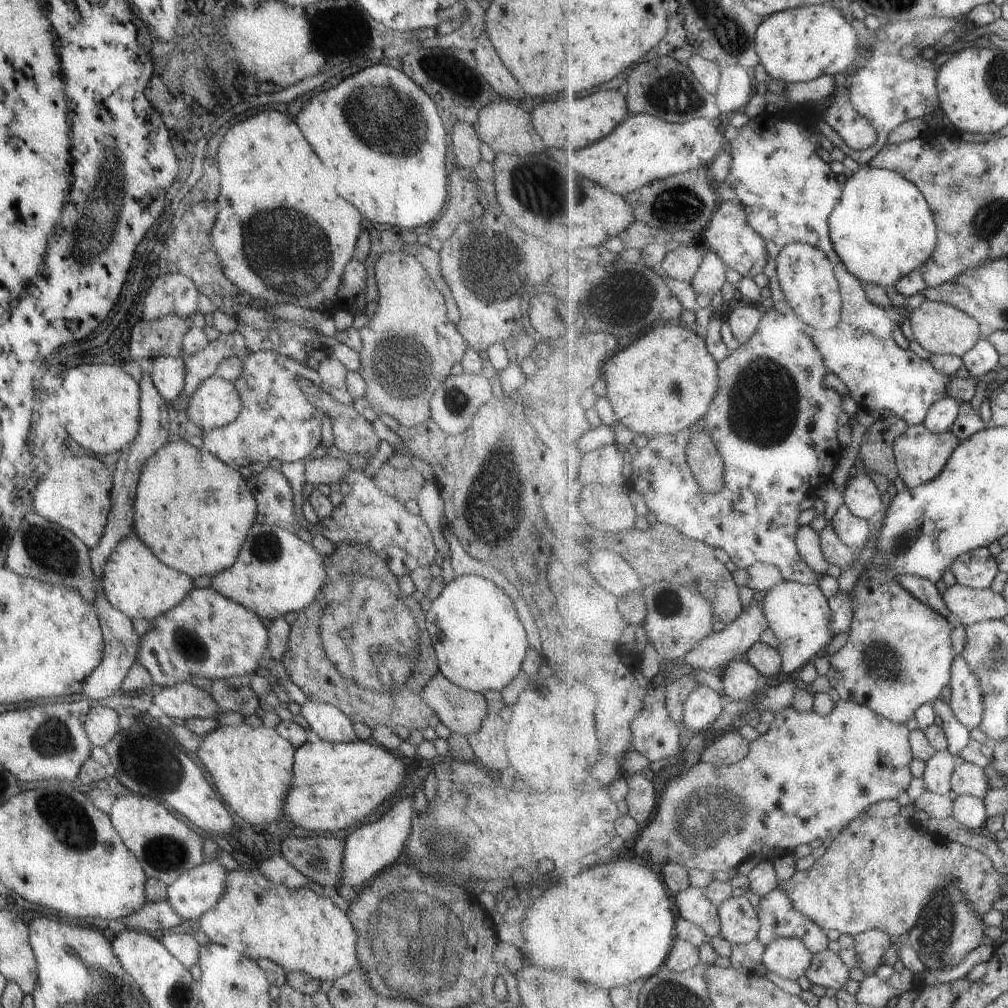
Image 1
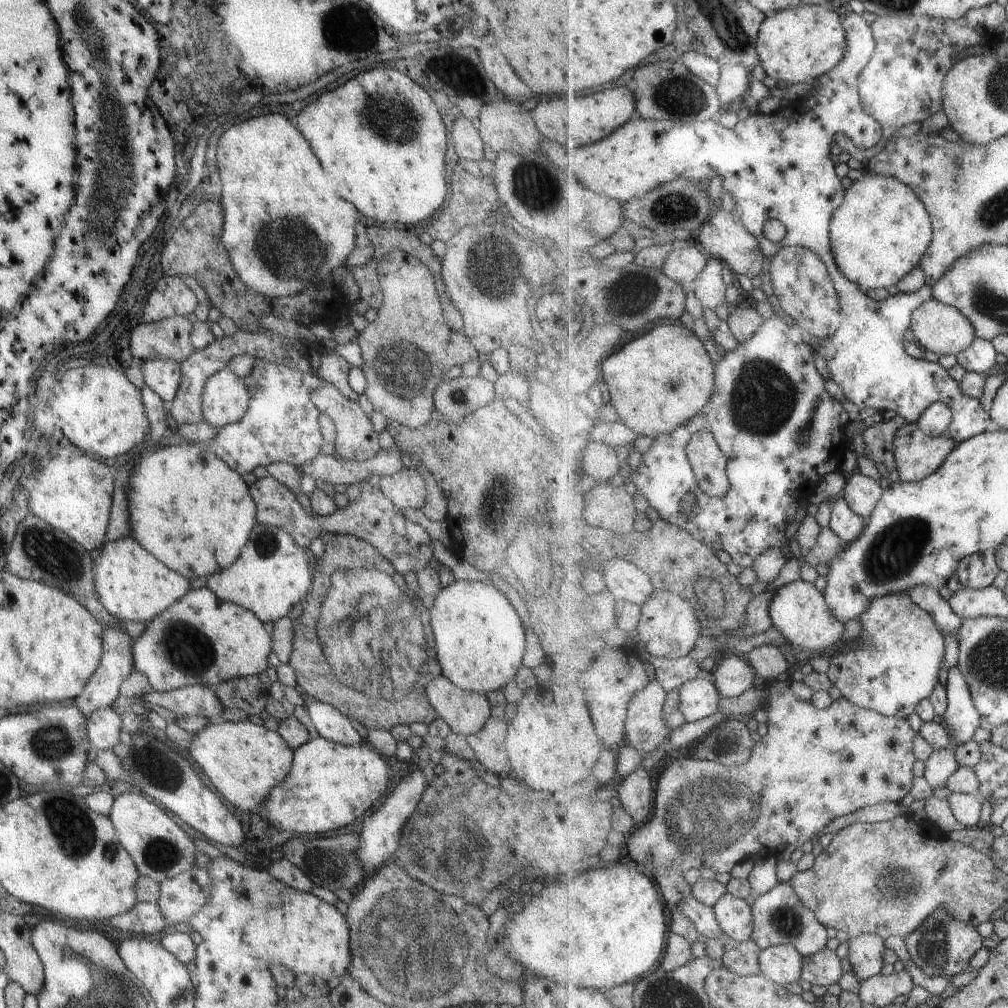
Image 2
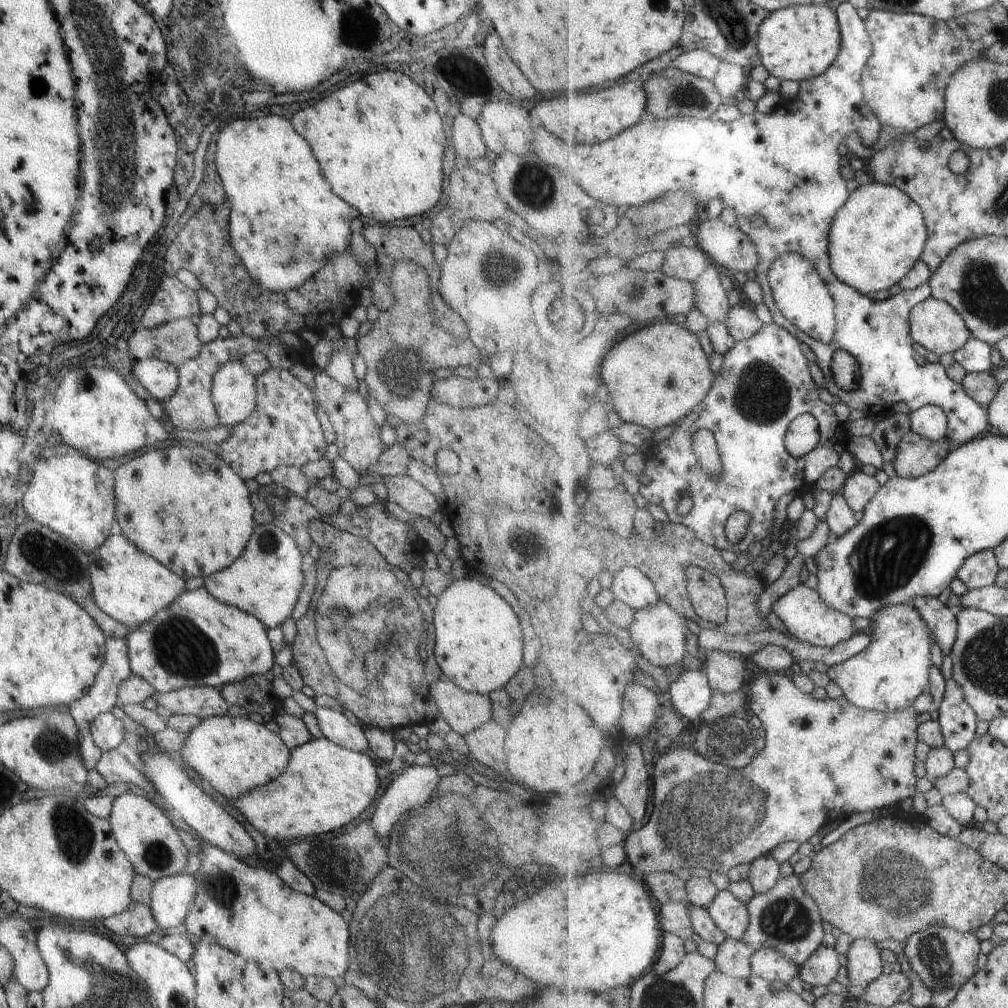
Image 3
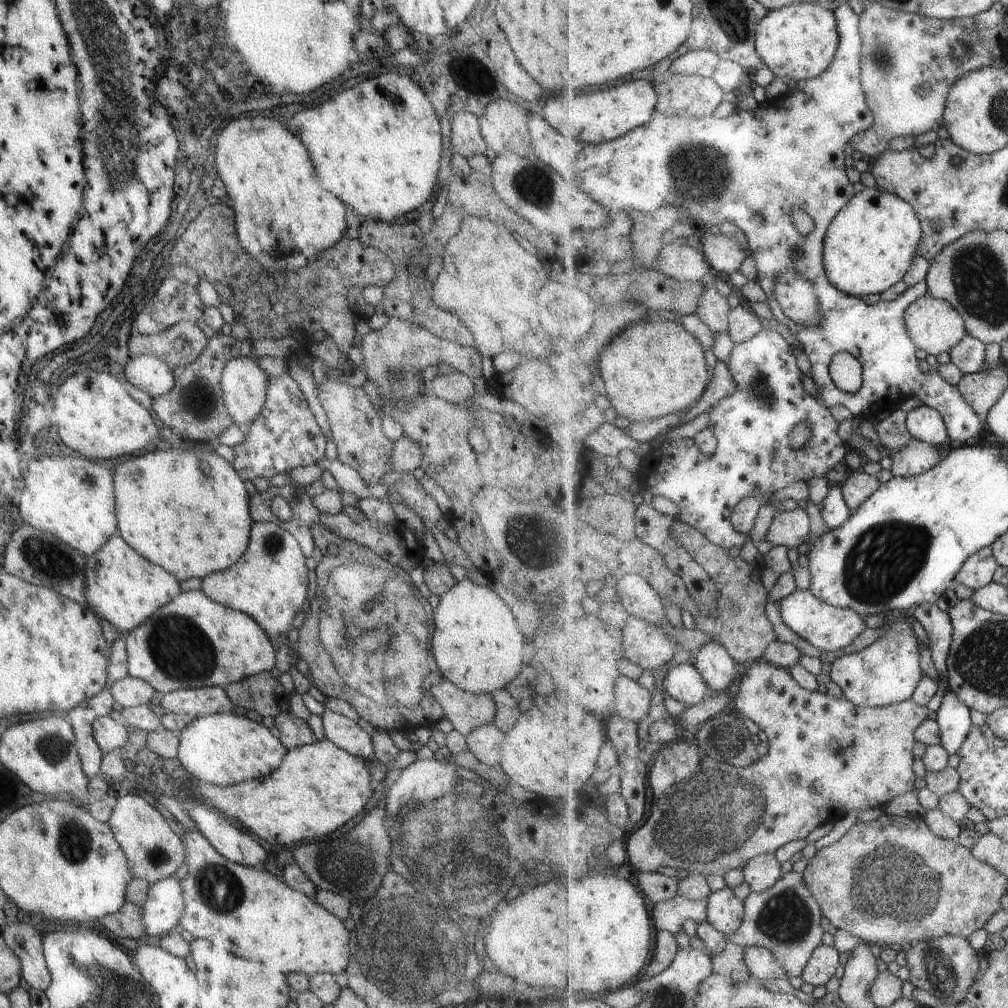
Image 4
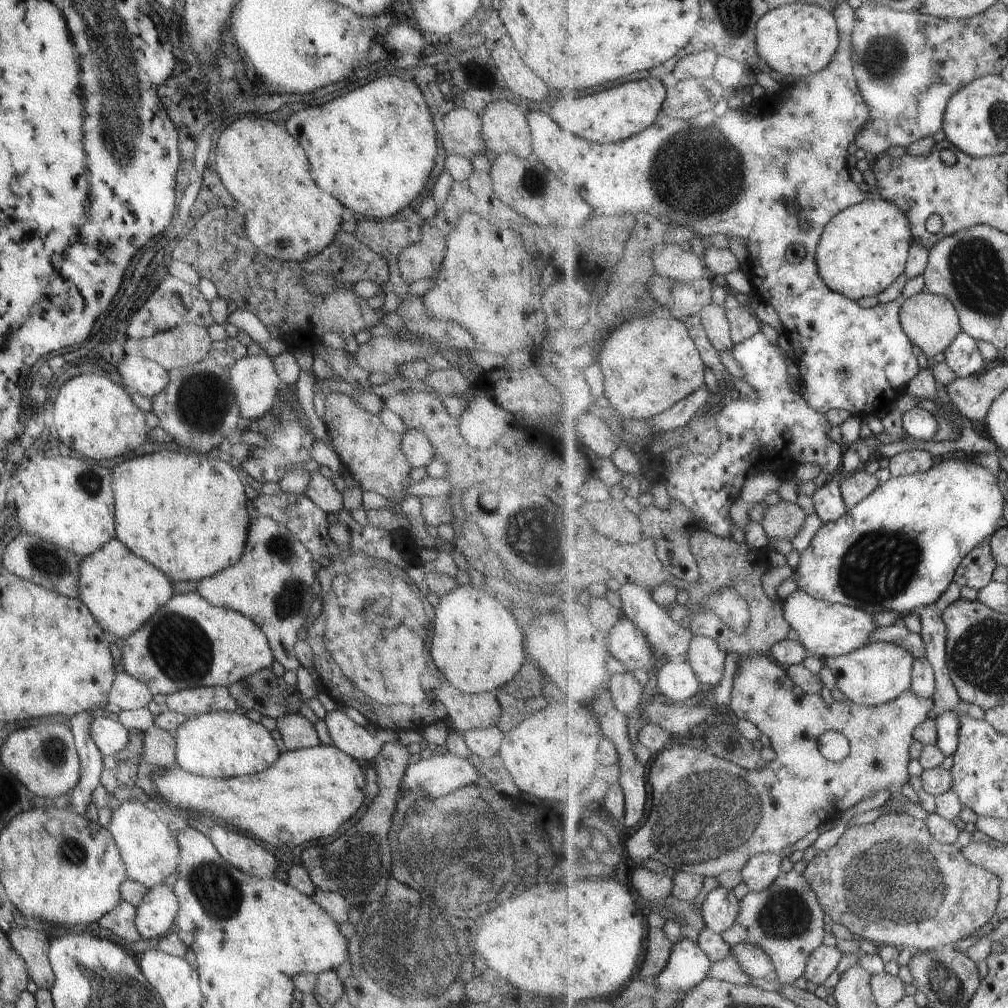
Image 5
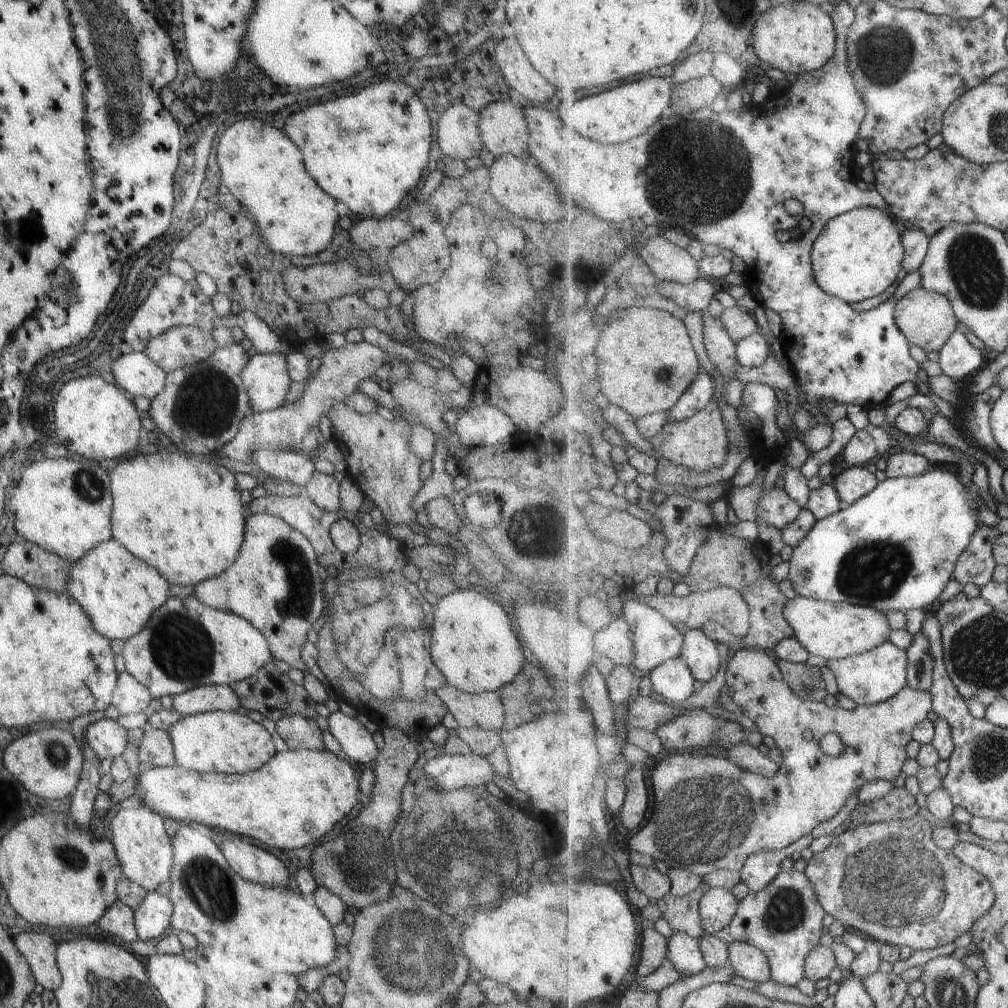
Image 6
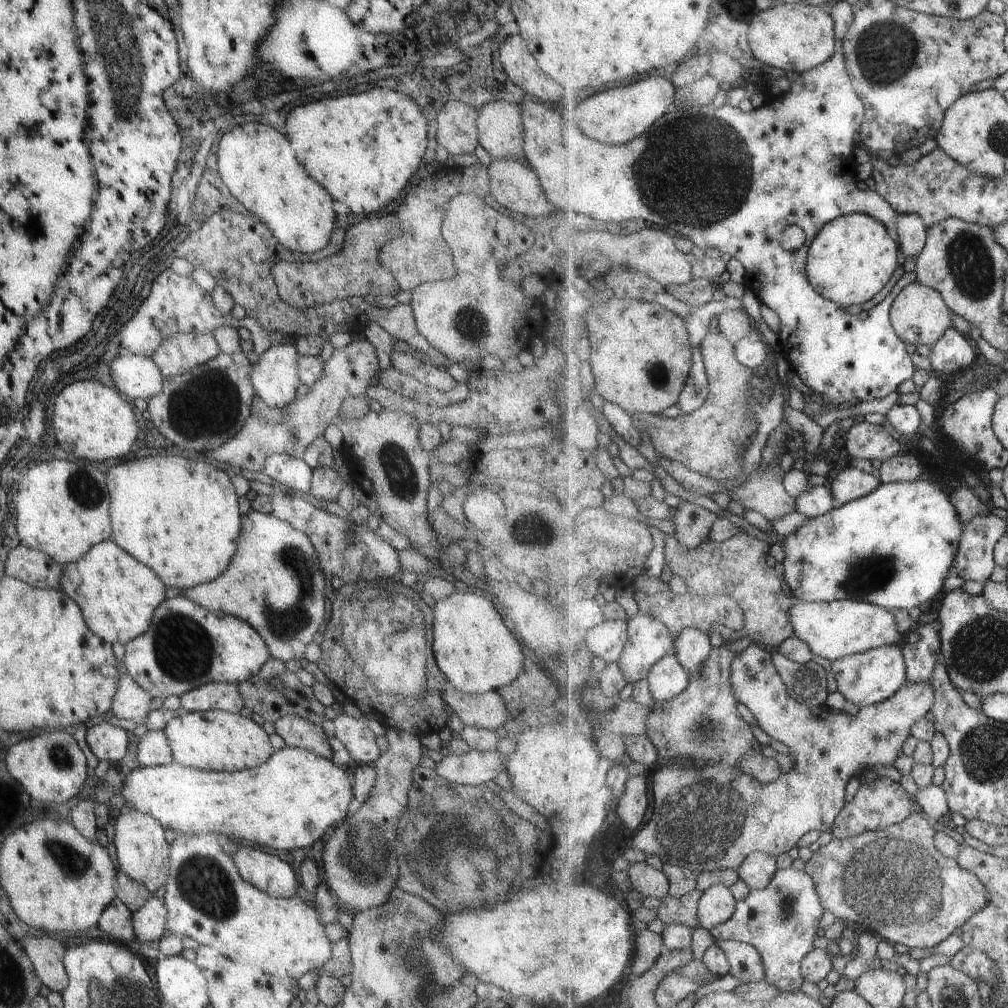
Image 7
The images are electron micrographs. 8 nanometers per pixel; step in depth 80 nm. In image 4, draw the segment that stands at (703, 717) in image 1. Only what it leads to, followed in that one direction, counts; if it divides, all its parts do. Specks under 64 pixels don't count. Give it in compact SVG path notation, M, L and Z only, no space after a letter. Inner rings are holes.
M692 661L668 670L663 680L664 691L679 701L683 708L699 704L711 689Z

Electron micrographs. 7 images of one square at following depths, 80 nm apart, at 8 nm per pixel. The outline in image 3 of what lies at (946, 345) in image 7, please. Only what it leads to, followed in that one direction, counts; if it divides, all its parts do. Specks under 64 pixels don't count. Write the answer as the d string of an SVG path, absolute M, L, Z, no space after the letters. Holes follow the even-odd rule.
M972 336L967 344L953 353L954 359L966 373L993 370L995 367L991 362L991 352L993 352L991 347L993 346Z

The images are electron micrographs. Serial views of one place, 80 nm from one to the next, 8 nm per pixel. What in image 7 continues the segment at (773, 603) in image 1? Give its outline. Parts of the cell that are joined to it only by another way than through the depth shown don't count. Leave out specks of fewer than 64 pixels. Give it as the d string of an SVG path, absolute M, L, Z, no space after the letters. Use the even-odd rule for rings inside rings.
M852 598L833 602L808 603L799 601L789 611L795 636L809 643L812 651L830 661L864 653L882 646L899 645L906 633L899 632L892 609Z

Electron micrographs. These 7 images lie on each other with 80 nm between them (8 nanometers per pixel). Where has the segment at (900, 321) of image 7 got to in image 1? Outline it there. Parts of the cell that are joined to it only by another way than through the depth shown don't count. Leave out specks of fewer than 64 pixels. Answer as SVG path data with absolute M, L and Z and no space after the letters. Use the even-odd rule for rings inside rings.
M926 301L911 312L909 321L914 333L914 341L917 341L923 349L934 354L963 357L973 350L983 338L981 325L977 319L941 301Z

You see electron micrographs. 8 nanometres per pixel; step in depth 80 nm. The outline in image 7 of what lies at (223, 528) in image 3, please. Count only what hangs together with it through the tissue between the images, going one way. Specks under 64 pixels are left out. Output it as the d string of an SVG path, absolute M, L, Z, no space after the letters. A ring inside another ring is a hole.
M163 451L155 452L155 456L149 456L149 458L133 458L133 460L127 460L127 462L121 462L121 464L115 464L110 467L105 474L105 482L107 482L107 492L109 492L109 520L111 520L111 538L117 546L124 550L129 556L132 556L137 562L144 564L147 568L150 568L161 581L164 587L175 586L182 591L191 588L199 583L209 582L213 580L218 574L221 574L225 567L229 564L231 557L234 555L235 540L237 540L237 534L239 534L241 517L239 510L237 509L237 498L233 490L230 474L217 469L210 465L207 459L195 462L189 460L189 458L182 458L179 456L163 456Z

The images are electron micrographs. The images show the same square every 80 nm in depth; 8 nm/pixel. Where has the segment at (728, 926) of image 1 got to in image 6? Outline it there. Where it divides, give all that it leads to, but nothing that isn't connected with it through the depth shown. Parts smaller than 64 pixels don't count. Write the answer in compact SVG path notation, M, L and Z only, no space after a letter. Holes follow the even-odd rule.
M711 887L699 900L701 926L713 935L723 930L735 918L739 901L729 889Z

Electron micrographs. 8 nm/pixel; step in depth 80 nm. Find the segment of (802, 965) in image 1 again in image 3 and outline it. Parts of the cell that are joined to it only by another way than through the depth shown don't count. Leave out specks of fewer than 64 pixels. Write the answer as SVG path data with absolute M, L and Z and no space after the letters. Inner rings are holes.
M756 949L752 952L751 962L754 974L770 982L780 980L787 984L800 974L799 967L775 949Z

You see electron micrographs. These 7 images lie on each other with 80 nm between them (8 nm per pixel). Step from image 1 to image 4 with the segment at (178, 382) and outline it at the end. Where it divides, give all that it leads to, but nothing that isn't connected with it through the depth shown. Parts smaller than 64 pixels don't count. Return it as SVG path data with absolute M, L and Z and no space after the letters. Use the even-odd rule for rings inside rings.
M139 355L125 360L122 379L148 394L151 399L165 394L174 381L172 367L149 355Z

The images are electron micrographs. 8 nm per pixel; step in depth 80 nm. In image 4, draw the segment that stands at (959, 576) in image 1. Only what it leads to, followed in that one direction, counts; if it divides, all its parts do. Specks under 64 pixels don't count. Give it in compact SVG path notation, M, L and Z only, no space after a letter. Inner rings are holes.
M992 547L982 548L965 561L954 578L954 584L964 584L973 591L979 590L994 581L994 574L998 568L999 564Z

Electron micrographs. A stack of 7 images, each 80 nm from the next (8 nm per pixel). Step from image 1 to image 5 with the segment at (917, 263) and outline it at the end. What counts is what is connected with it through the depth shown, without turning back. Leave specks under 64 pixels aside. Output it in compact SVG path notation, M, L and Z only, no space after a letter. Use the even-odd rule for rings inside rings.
M876 193L866 201L841 211L825 227L816 254L818 270L829 288L847 298L875 298L905 274L913 242L915 235L908 215Z

